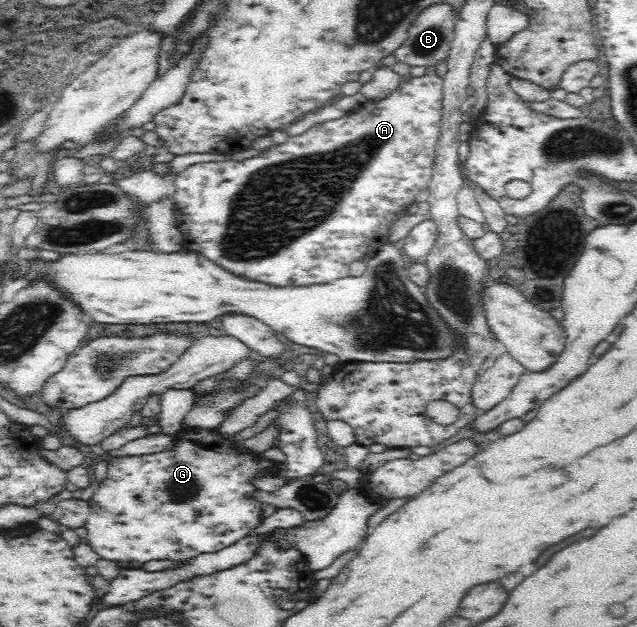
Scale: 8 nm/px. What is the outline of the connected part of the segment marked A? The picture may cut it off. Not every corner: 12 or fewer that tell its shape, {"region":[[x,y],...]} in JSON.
{"region":[[435,66],[175,174],[183,251],[351,275],[431,179]]}

